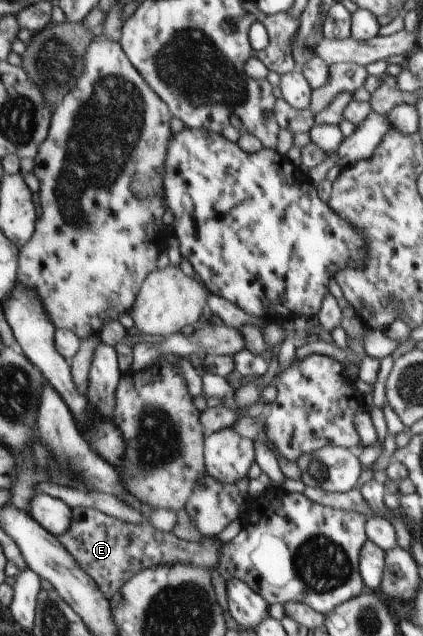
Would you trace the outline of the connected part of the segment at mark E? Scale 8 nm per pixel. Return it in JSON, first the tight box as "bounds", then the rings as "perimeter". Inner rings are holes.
{"bounds":[57,507,223,600],"perimeter":[[[87,507],[72,509],[70,529],[57,539],[81,569],[96,582],[107,600],[111,600],[129,579],[146,568],[191,563],[209,570],[216,569],[220,563],[220,550],[223,545],[216,537],[203,537],[197,542],[181,540],[172,532],[158,531],[148,520],[141,524],[131,524]]]}

